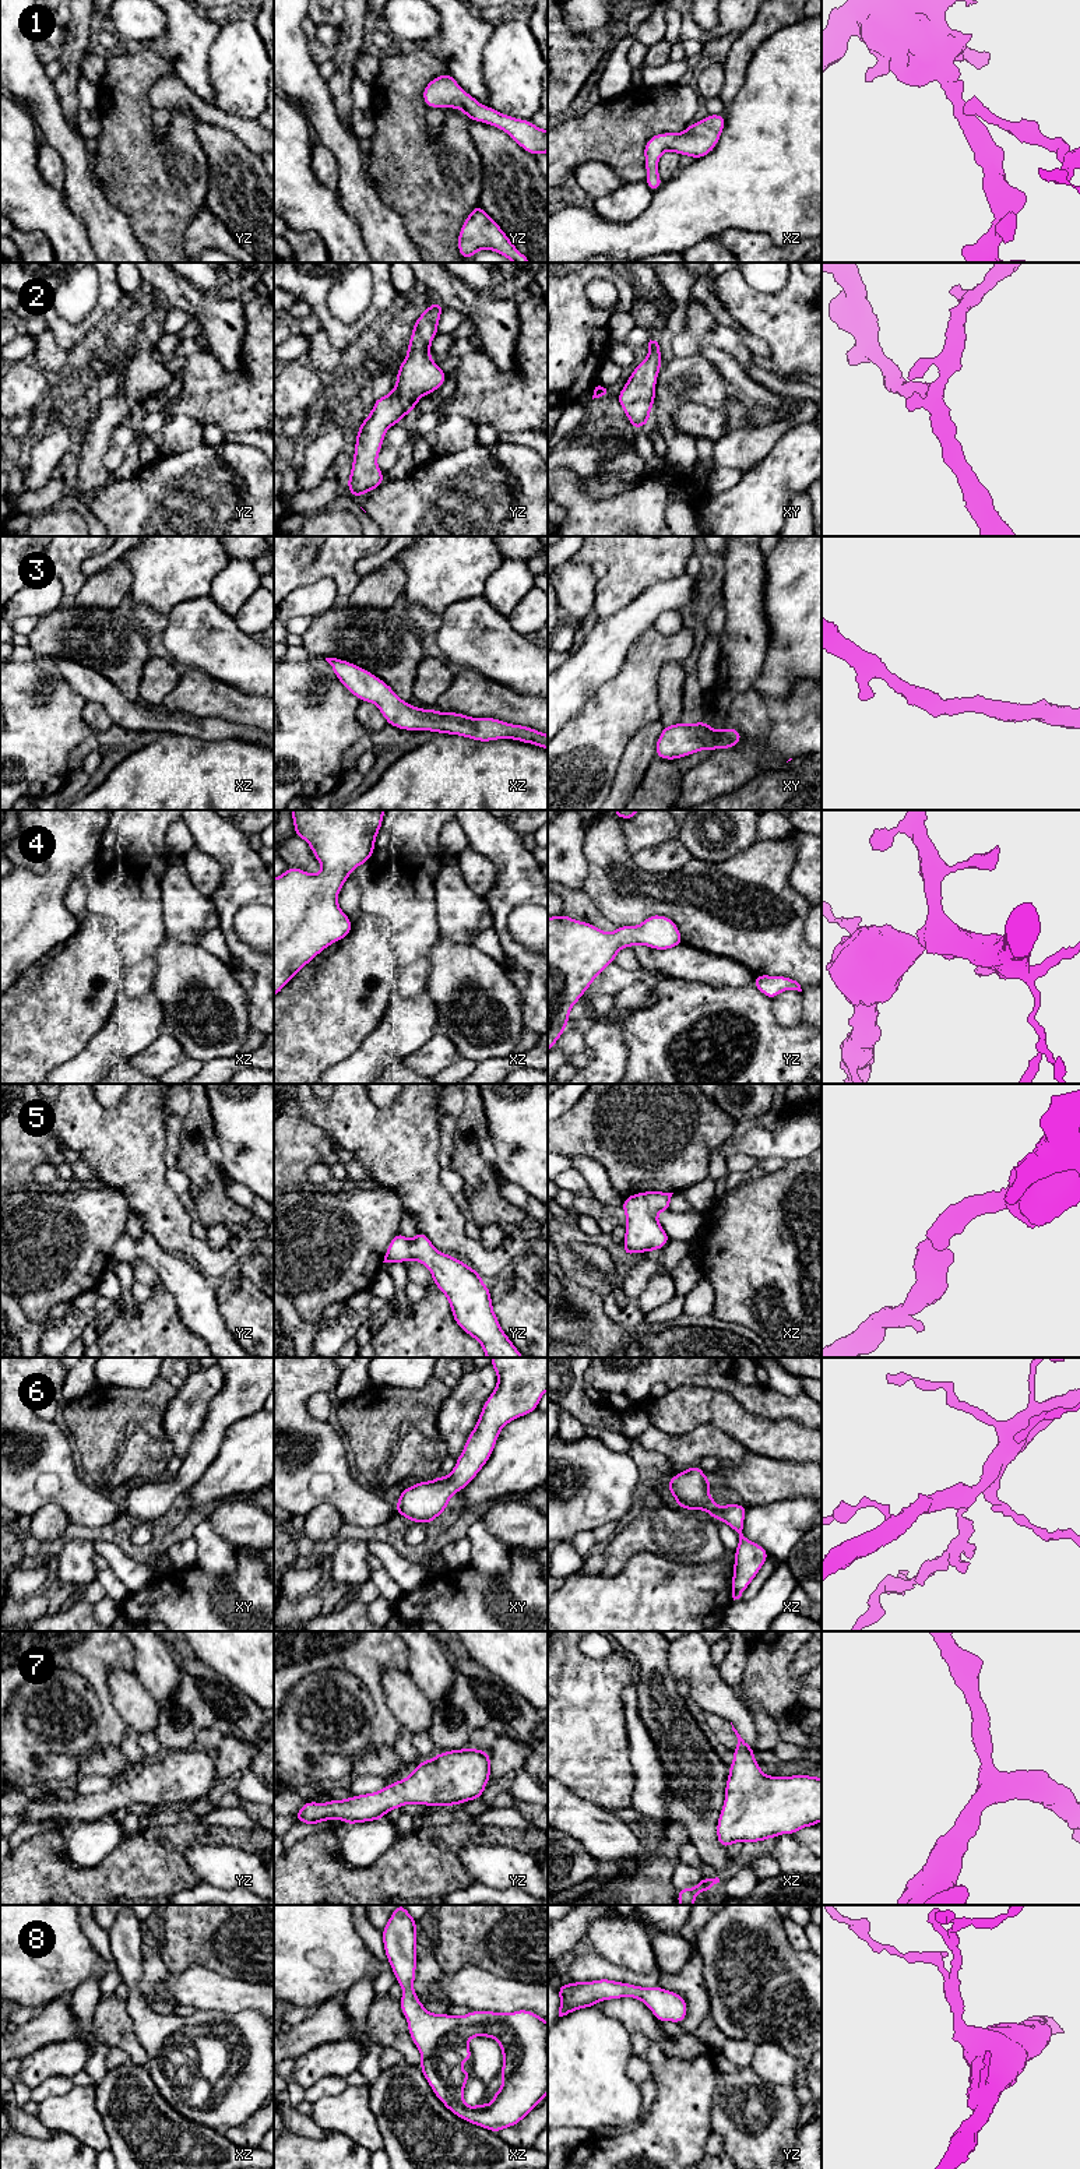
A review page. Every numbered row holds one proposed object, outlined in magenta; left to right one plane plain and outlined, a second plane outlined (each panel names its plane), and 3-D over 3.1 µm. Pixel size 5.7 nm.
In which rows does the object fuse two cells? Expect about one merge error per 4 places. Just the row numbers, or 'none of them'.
none of them

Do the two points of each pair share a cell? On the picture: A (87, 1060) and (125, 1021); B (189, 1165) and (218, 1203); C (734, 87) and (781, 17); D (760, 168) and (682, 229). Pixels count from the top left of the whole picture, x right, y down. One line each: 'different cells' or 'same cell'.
A: same cell
B: same cell
C: same cell
D: same cell

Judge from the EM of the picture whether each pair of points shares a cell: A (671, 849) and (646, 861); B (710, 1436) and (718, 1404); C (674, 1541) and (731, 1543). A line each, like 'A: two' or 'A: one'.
A: one
B: two
C: two

